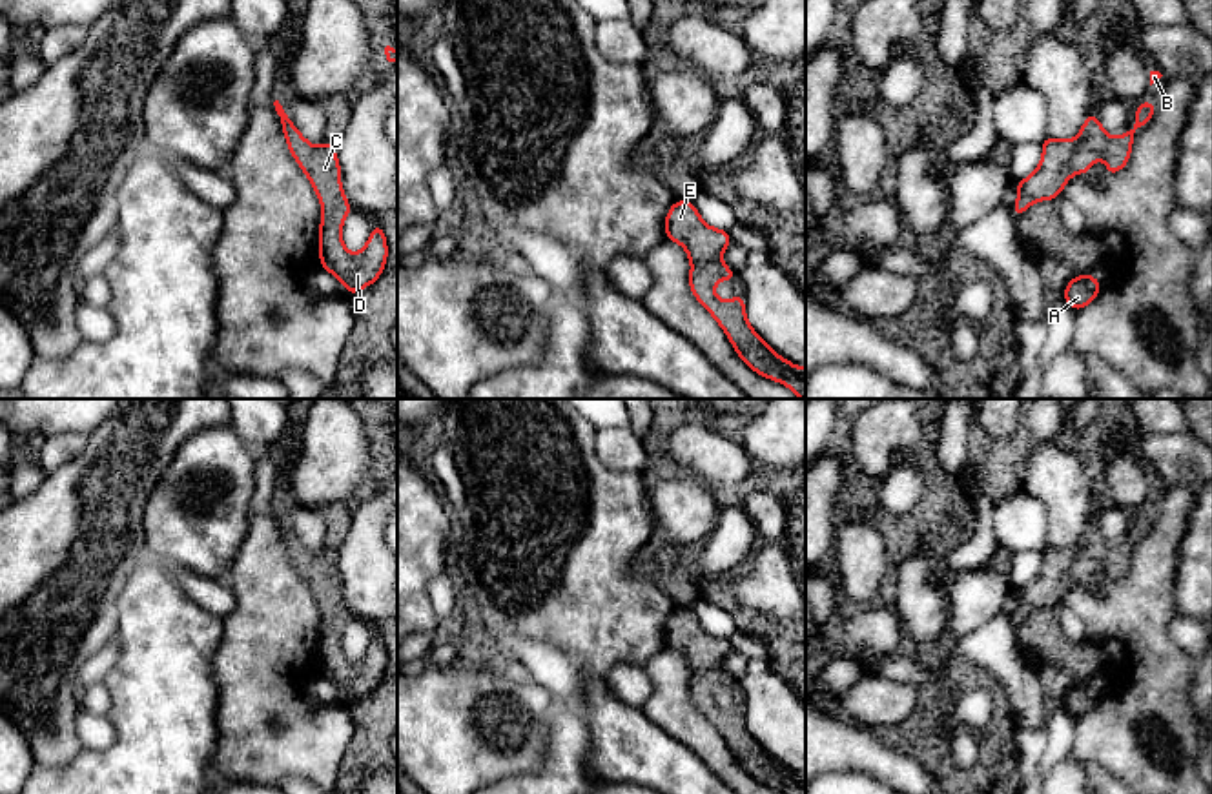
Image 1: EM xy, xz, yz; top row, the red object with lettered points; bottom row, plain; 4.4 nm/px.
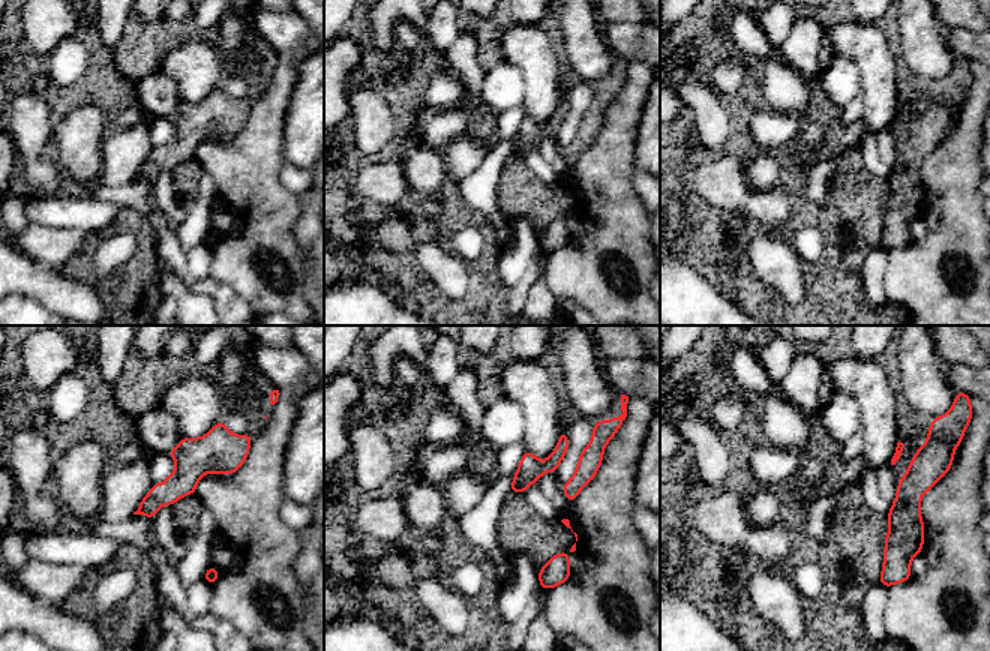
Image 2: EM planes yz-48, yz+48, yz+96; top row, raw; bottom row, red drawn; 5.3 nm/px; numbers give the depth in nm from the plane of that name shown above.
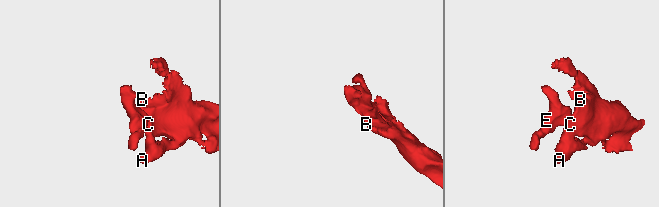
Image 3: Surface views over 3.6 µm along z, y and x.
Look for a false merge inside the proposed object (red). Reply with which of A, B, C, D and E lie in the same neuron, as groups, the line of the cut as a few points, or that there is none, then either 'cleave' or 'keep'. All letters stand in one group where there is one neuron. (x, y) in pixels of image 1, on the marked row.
groups A B C D E; cut none; keep

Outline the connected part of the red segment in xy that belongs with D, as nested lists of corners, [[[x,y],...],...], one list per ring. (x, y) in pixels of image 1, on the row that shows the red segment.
[[[275,100],[273,106],[292,157],[306,173],[321,200],[323,215],[317,248],[323,270],[337,277],[348,295],[357,293],[374,284],[385,270],[388,255],[385,231],[381,226],[374,224],[370,239],[361,251],[350,253],[344,248],[341,231],[352,206],[343,193],[335,144],[324,140],[323,146],[315,148],[292,124],[279,100]]]

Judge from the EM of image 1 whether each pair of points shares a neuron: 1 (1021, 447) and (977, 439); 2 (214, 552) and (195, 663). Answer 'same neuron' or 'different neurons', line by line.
1: same neuron
2: different neurons

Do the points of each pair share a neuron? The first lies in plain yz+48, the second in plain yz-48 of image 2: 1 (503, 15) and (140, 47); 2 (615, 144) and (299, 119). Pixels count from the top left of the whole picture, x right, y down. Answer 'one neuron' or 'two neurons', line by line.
1: one neuron
2: two neurons

